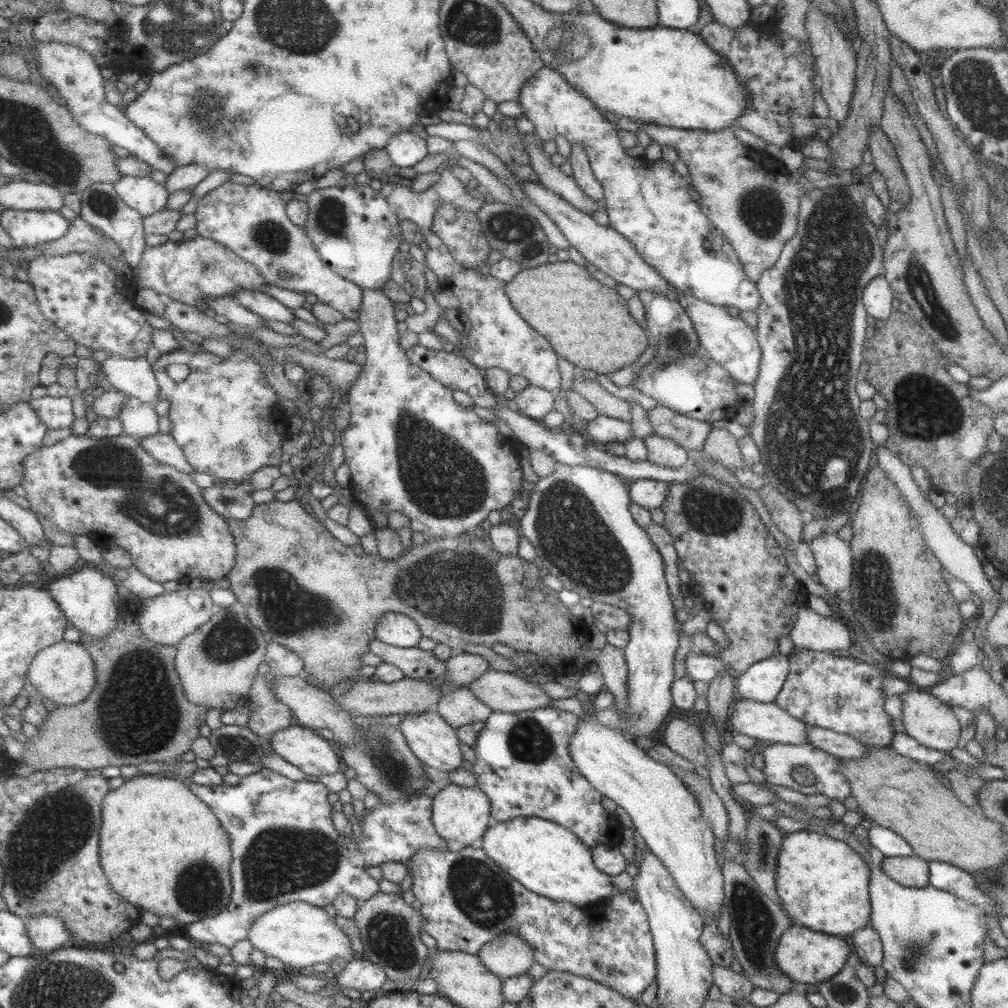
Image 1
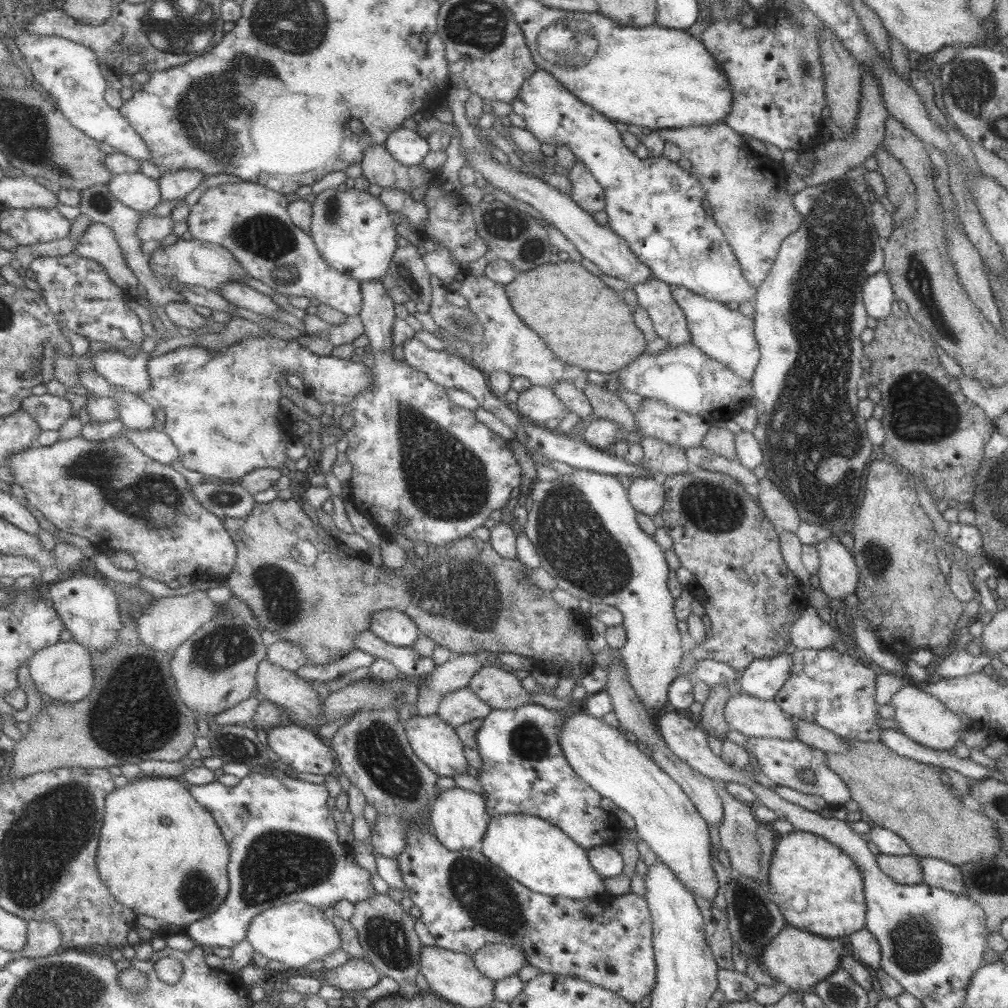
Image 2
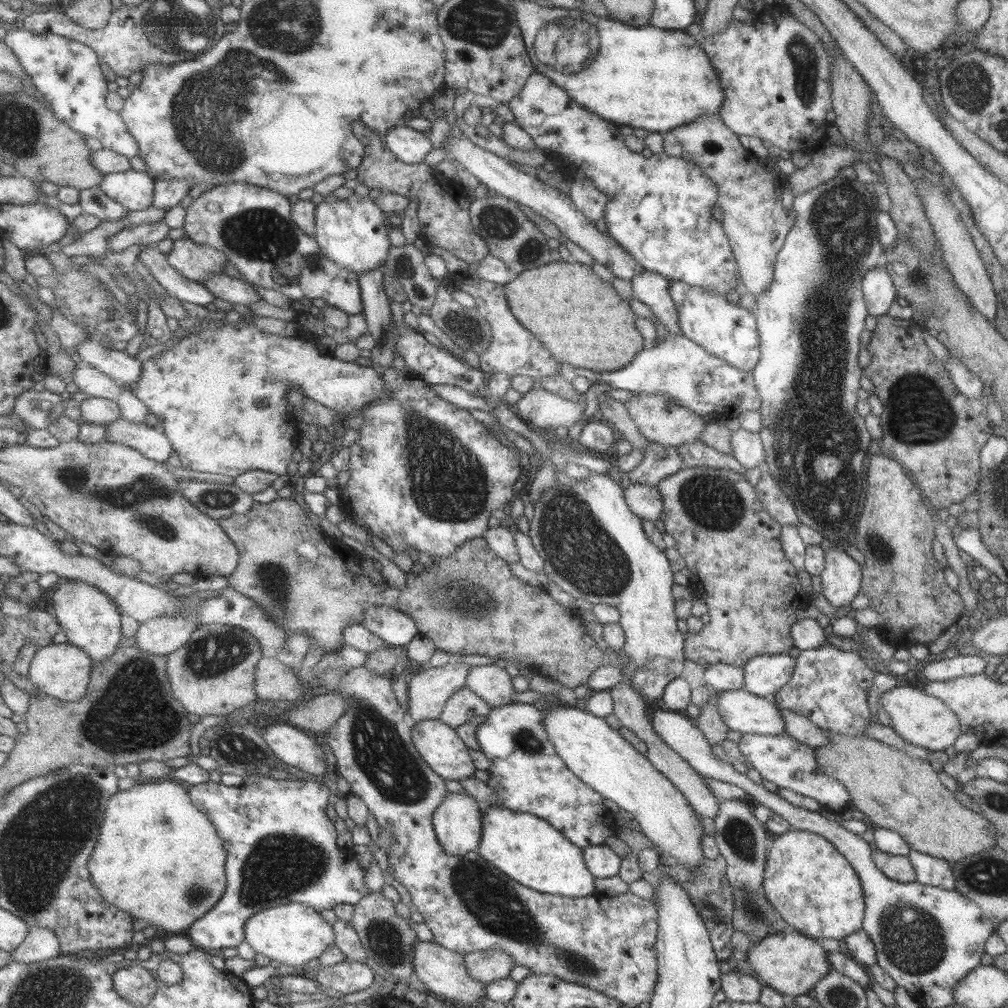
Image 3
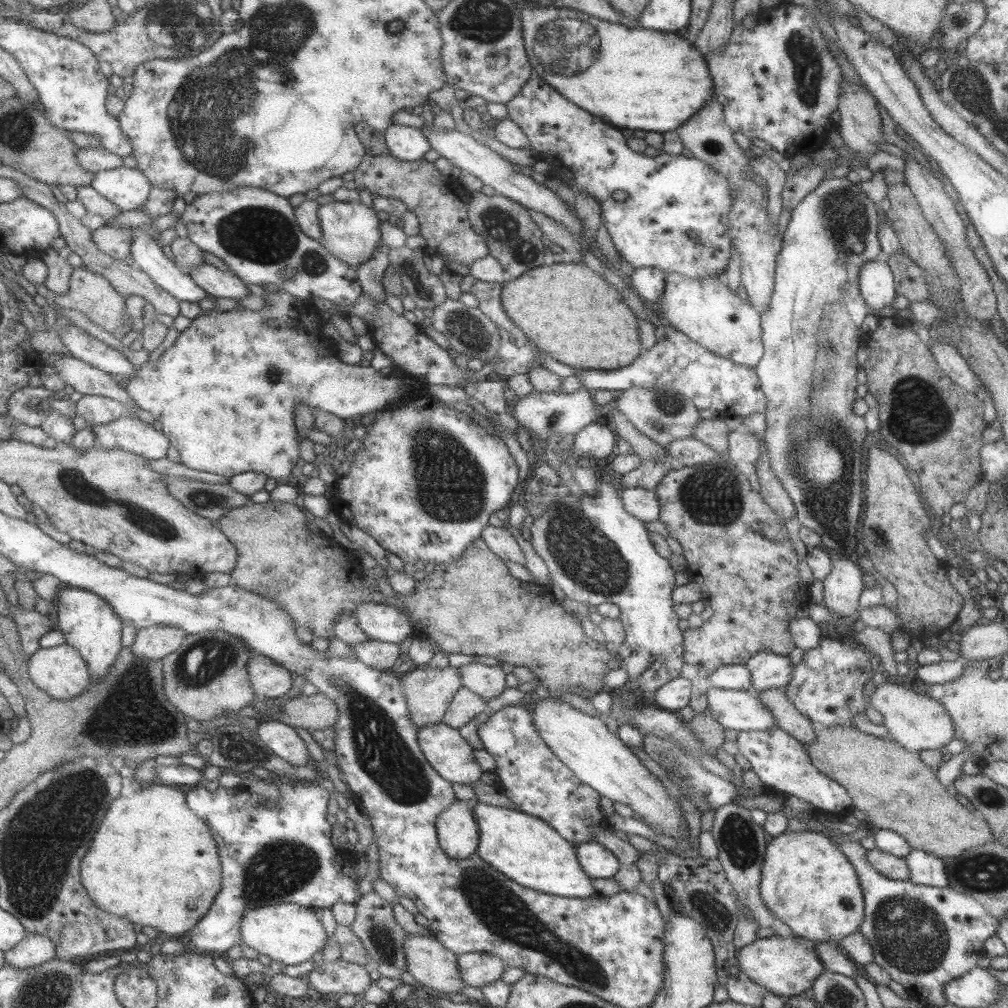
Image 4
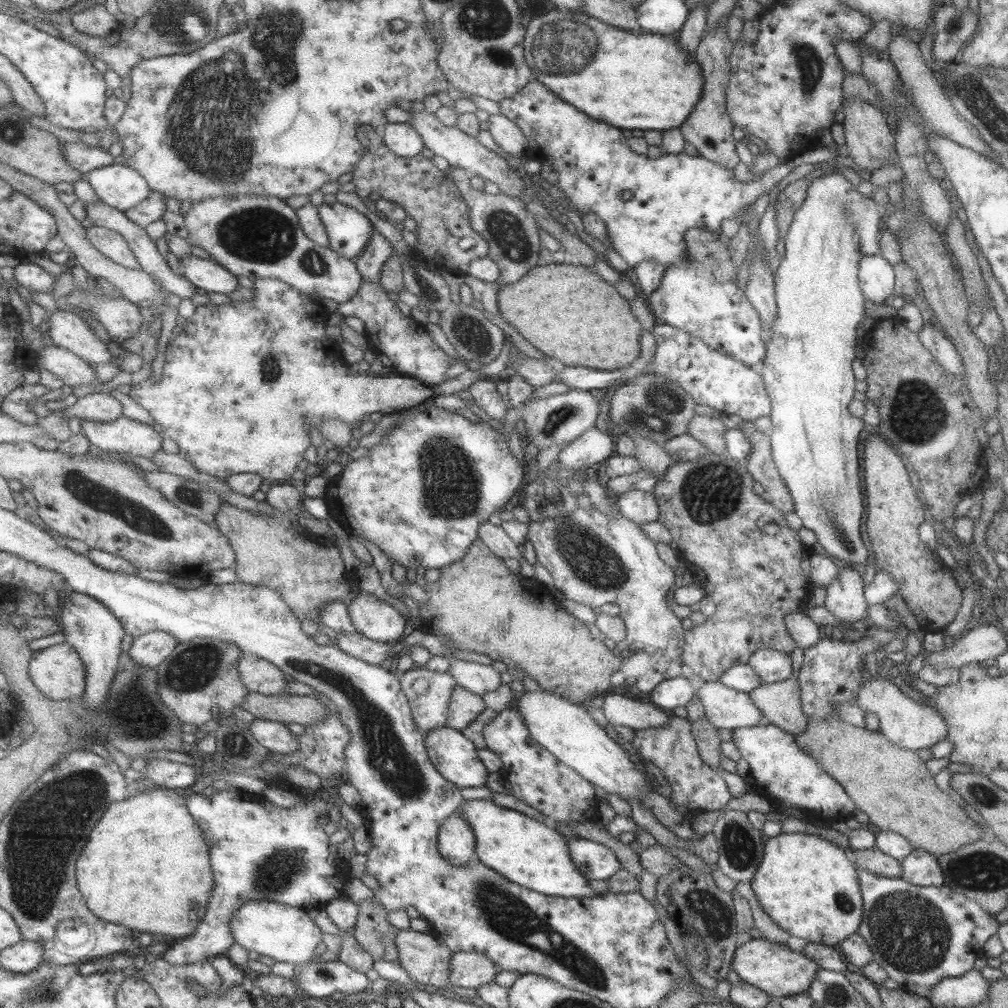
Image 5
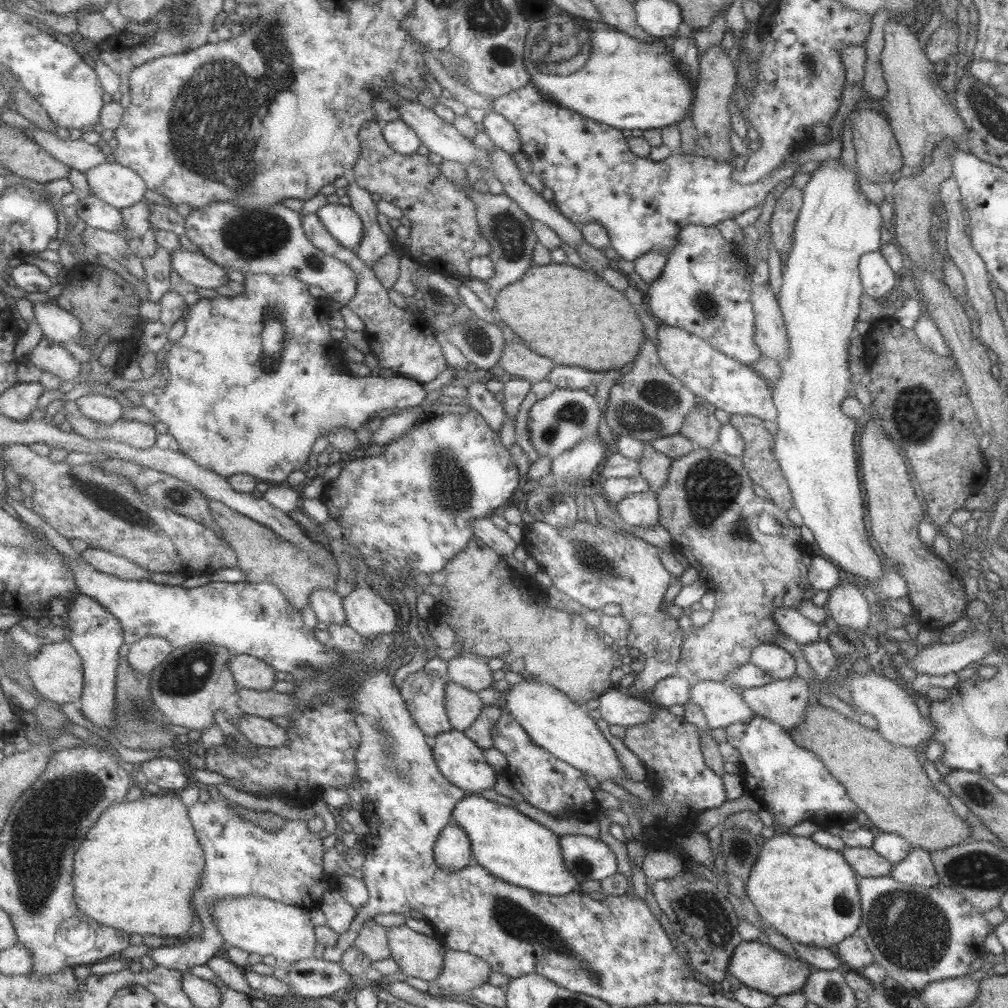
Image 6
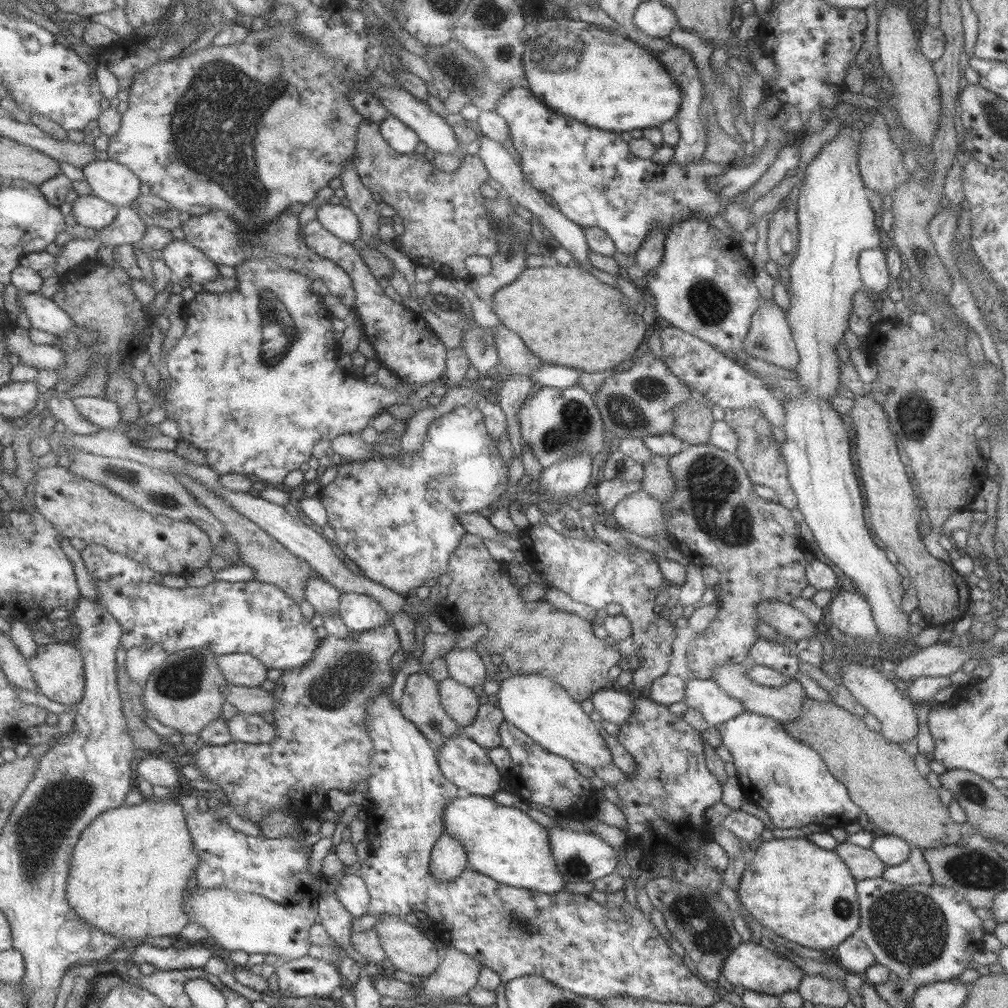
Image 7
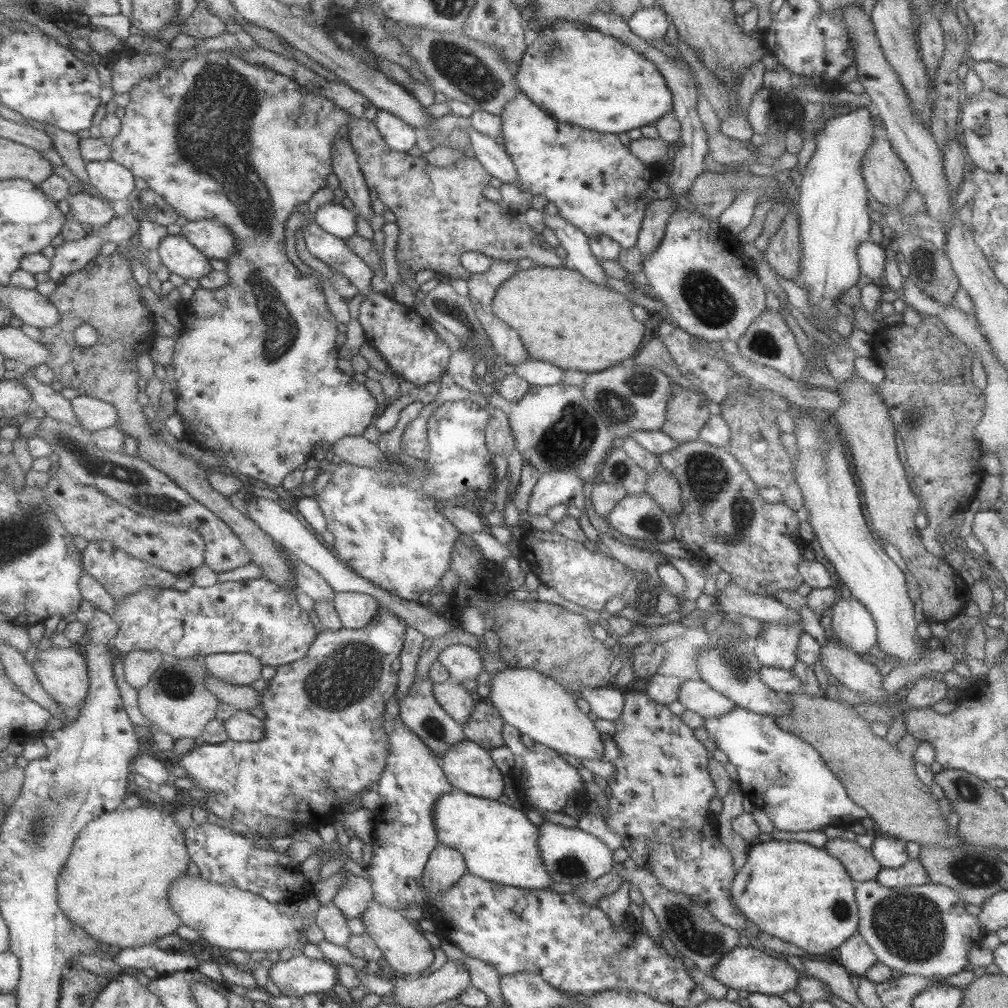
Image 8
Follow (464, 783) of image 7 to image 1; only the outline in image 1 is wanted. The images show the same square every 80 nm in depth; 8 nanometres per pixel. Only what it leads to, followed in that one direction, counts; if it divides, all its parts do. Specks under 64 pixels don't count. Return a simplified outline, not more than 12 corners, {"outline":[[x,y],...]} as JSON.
{"outline":[[435,710],[399,726],[426,767],[461,767],[456,729]]}

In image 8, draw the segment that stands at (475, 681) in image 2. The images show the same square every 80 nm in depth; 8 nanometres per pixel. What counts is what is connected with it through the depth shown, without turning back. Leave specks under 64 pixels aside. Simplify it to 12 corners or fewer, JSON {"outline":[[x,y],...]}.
{"outline":[[463,644],[445,646],[436,658],[456,682],[482,671],[480,655]]}

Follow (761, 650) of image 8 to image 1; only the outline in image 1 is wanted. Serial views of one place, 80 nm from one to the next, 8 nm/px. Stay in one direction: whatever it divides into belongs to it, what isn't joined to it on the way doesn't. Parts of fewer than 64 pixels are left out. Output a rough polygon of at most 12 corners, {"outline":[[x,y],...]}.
{"outline":[[773,653],[735,677],[736,697],[774,699],[787,678],[787,655]]}

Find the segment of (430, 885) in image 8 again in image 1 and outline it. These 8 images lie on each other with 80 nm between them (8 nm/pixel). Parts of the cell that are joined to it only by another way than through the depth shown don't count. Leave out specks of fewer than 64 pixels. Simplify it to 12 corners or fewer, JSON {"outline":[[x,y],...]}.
{"outline":[[449,783],[432,797],[432,825],[465,848],[492,821],[479,787]]}

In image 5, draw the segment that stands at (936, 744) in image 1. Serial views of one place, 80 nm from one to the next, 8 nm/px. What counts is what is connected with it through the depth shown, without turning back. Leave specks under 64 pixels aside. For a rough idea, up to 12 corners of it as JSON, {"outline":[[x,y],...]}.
{"outline":[[889,678],[862,682],[856,706],[889,742],[912,751],[946,736],[937,709]]}

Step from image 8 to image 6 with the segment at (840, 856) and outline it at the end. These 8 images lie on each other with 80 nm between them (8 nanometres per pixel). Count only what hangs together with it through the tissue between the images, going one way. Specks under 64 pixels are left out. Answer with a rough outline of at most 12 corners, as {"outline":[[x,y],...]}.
{"outline":[[871,848],[840,854],[858,878],[885,876],[893,866]]}

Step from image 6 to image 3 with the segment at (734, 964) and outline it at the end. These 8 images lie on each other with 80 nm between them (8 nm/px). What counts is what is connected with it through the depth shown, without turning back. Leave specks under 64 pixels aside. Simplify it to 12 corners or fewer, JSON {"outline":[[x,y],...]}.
{"outline":[[792,929],[748,947],[762,985],[806,994],[831,970],[813,938]]}

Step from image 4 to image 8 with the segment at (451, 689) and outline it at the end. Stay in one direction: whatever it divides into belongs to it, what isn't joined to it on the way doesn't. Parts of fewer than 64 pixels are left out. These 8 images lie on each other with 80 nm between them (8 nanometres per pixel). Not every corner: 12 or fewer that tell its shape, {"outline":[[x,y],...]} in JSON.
{"outline":[[415,677],[400,717],[436,760],[465,740],[440,708],[434,682]]}

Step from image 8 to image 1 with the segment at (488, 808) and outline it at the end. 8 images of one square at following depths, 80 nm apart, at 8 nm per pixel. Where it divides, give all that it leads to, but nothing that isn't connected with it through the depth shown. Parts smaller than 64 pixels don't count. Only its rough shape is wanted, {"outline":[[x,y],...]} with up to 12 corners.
{"outline":[[549,820],[491,821],[481,849],[527,890],[592,906],[611,876]]}

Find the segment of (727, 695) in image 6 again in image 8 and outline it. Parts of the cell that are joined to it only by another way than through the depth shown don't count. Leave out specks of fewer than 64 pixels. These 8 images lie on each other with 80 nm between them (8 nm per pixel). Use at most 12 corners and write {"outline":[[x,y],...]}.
{"outline":[[698,678],[680,683],[677,702],[703,719],[735,704]]}

